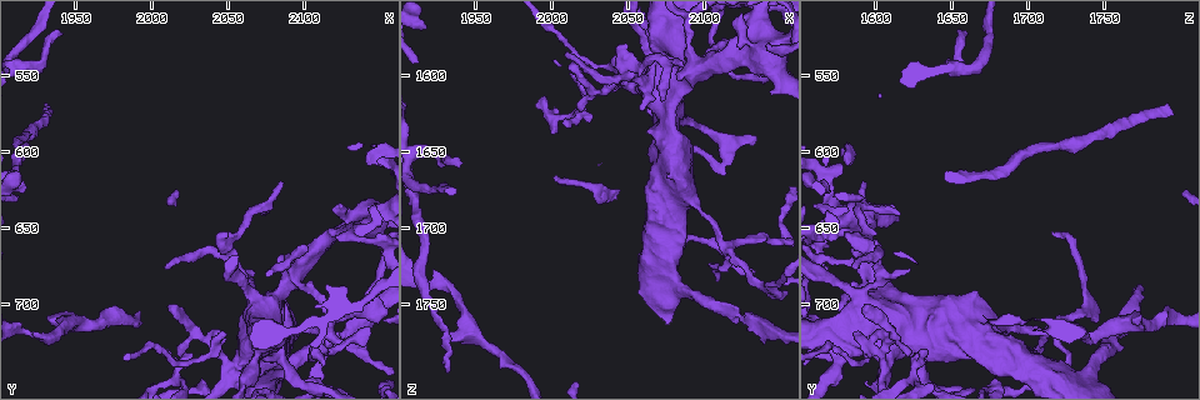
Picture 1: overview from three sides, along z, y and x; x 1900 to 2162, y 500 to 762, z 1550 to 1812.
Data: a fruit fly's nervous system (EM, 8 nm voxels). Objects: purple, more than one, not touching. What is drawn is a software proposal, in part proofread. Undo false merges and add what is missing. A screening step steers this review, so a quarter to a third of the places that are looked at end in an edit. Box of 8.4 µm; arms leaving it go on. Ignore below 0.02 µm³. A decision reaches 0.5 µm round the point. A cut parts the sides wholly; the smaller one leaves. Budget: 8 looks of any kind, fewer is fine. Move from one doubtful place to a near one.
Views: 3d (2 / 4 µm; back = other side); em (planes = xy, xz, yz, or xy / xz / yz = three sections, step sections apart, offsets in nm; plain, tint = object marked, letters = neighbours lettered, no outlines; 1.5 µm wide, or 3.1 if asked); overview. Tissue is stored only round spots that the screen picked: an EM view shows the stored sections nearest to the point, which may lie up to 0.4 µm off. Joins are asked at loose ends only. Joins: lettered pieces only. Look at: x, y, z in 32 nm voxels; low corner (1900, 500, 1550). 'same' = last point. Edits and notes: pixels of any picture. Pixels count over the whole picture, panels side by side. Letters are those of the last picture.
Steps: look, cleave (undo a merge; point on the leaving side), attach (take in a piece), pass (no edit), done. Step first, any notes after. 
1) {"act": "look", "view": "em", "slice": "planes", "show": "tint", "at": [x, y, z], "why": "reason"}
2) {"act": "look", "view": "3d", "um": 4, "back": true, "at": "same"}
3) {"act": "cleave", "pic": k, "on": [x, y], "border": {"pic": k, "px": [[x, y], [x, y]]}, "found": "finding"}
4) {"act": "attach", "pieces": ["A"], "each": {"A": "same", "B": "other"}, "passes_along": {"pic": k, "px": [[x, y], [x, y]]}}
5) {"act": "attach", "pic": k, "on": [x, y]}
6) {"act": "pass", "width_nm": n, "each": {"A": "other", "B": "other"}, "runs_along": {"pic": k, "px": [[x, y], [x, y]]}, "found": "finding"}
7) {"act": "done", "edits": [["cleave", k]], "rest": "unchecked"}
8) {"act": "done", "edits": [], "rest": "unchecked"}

{"act": "look", "view": "3d", "um": 4, "at": [2054, 742, 1606], "why": "sudden change in width"}

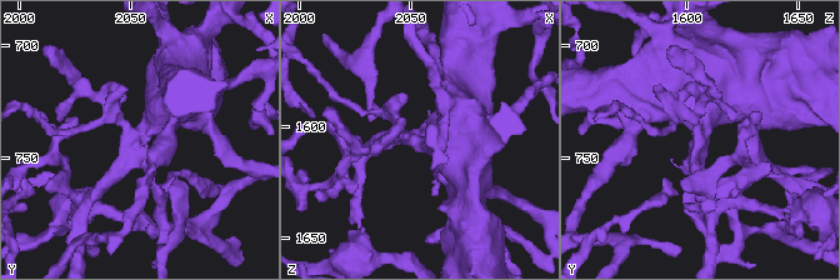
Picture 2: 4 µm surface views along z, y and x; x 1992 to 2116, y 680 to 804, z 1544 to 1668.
{"act": "look", "view": "em", "slice": "yz", "step": 4, "show": "tint", "at": [2052, 742, 1606], "why": "need the tissue"}

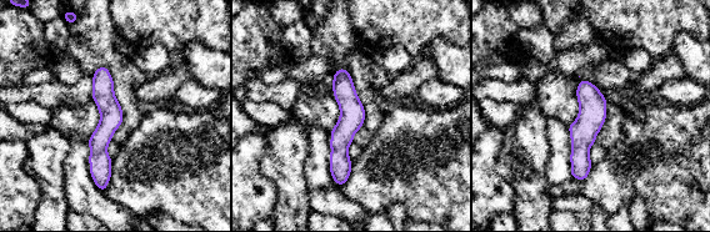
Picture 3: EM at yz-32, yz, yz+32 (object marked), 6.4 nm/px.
{"act": "look", "view": "em", "slice": "planes", "show": "letters", "at": "same"}

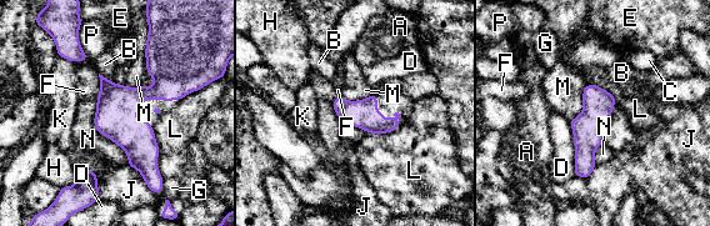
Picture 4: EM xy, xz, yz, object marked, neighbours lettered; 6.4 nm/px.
{"act": "pass", "longest_contact_nm": ["M", 400], "each": {"A": "other", "B": "other", "C": "other", "D": "other", "E": "other", "F": "other", "G": "other", "H": "other", "J": "other", "K": "other", "L": "other", "M": "other", "N": "other", "P": "other"}, "border": {"pic": 4, "px": [[149, 29], [154, 83], [125, 86]]}, "found": "all the same neuron"}

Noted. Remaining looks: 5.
{"act": "look", "view": "em", "slice": "xy", "step": 4, "show": "letters", "at": [1924, 722, 1736], "why": "sudden change in width"}

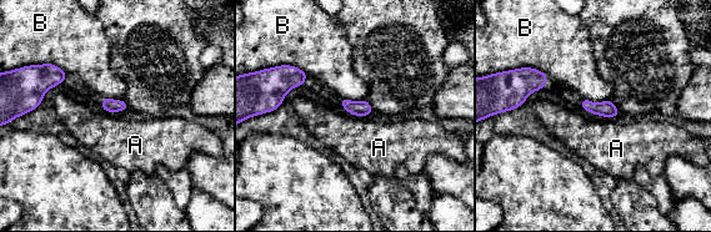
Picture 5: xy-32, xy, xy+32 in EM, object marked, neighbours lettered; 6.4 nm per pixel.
{"act": "pass", "longest_contact_nm": ["B", 180], "each": {"A": "other", "B": "other"}, "border": {"pic": 5, "px": [[349, 114], [364, 117]]}, "found": "continuous, no second neuron"}

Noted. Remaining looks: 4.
{"act": "look", "view": "3d", "um": 2, "at": [1938, 524, 1660], "why": "tapers out"}

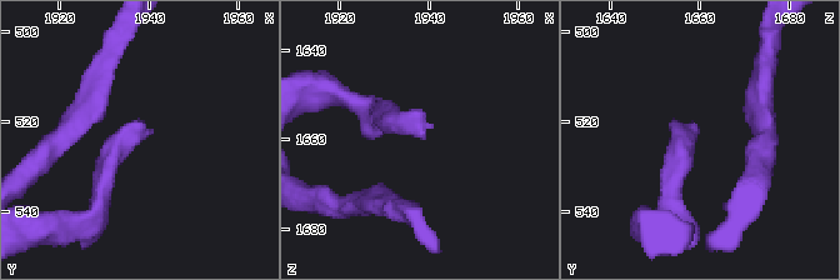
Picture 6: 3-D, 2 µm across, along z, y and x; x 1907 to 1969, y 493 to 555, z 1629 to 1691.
{"act": "look", "view": "em", "slice": "yz", "step": 8, "show": "plain", "at": [1940, 523, 1658], "why": "now the EM"}

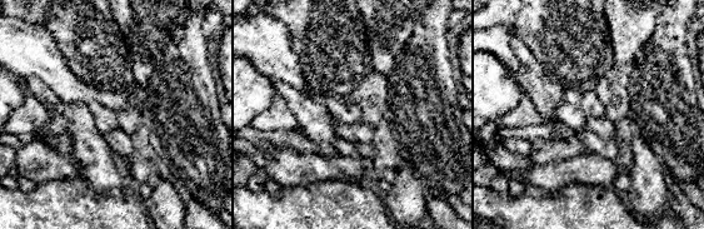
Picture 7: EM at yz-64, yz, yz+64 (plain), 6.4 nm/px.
{"act": "look", "view": "em", "slice": "yz", "step": 8, "show": "letters", "at": "same"}

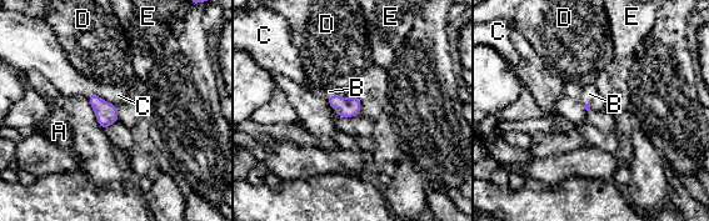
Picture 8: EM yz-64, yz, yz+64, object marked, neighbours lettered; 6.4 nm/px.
{"act": "attach", "pieces": ["B"], "longest_contact_nm": ["B", 160], "each": {"A": "other", "B": "same", "C": "other", "D": "other", "E": "other"}, "passes_along": {"pic": 8, "px": [[345, 108], [338, 95], [329, 91]]}, "found": "the neuron continues"}

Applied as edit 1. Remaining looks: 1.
{"act": "done", "edits": [["attach", 8]], "rest": "unchecked"}

